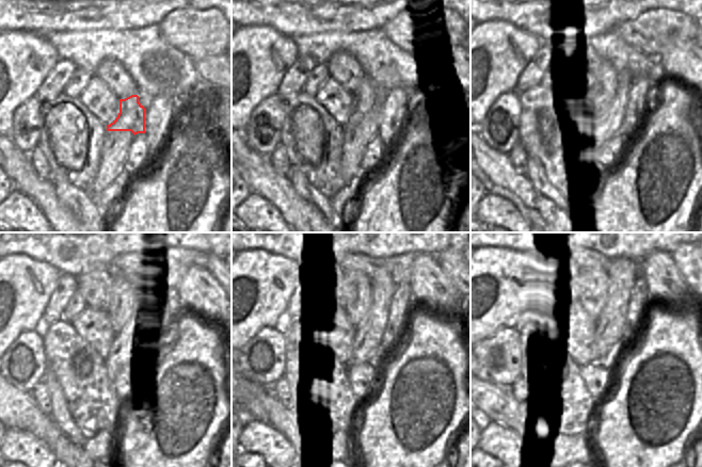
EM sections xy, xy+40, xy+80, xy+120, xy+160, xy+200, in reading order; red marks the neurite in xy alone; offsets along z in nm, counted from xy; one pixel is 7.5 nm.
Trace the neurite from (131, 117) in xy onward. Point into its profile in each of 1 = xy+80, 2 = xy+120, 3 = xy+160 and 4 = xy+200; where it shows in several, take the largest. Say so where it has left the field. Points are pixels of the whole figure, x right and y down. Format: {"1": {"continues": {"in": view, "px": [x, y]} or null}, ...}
{"1": {"continues": {"in": "xy+80", "px": [603, 86]}}, "2": {"continues": {"in": "xy+120", "px": [122, 307]}}, "3": {"continues": {"in": "xy+160", "px": [357, 284]}}, "4": {"continues": {"in": "xy+200", "px": [592, 280]}}}

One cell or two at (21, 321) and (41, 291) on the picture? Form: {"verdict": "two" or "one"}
{"verdict": "one"}

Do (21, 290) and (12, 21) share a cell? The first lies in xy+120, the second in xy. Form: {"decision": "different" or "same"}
{"decision": "different"}

